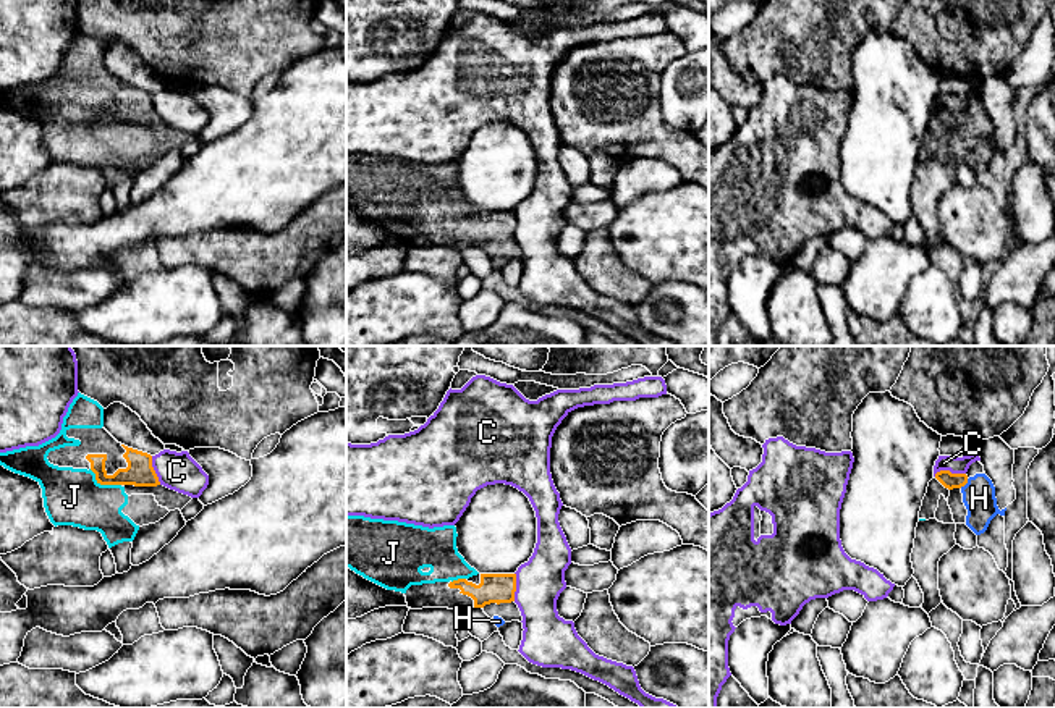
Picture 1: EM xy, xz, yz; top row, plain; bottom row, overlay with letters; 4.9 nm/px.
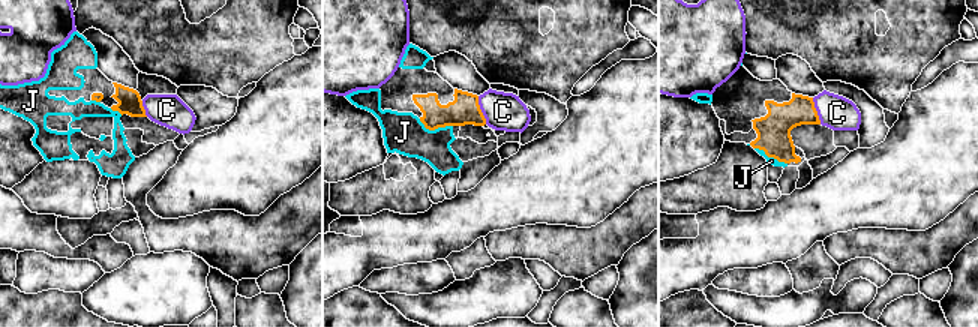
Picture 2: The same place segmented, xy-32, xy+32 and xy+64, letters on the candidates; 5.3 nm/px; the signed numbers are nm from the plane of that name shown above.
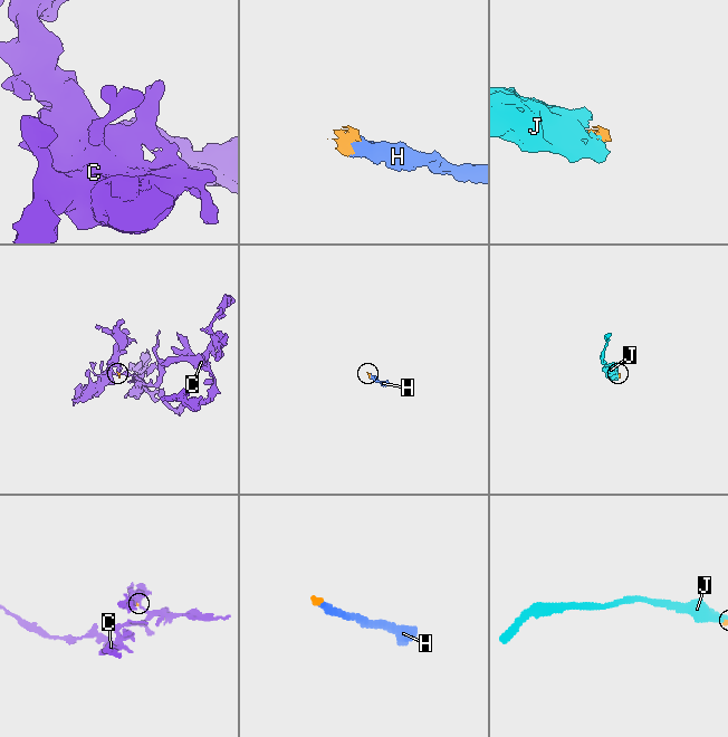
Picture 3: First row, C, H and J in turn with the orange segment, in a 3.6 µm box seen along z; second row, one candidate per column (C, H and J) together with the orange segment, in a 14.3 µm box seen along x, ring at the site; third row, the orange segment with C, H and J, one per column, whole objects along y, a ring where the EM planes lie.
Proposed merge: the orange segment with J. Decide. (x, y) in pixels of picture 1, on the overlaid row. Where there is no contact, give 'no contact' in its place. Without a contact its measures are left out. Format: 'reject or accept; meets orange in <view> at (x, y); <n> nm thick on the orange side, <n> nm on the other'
accept; meets orange in xy at (104, 484); 140 nm thick on the orange side, 280 nm on the other

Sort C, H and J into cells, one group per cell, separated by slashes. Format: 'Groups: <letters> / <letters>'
Groups: C / H J

